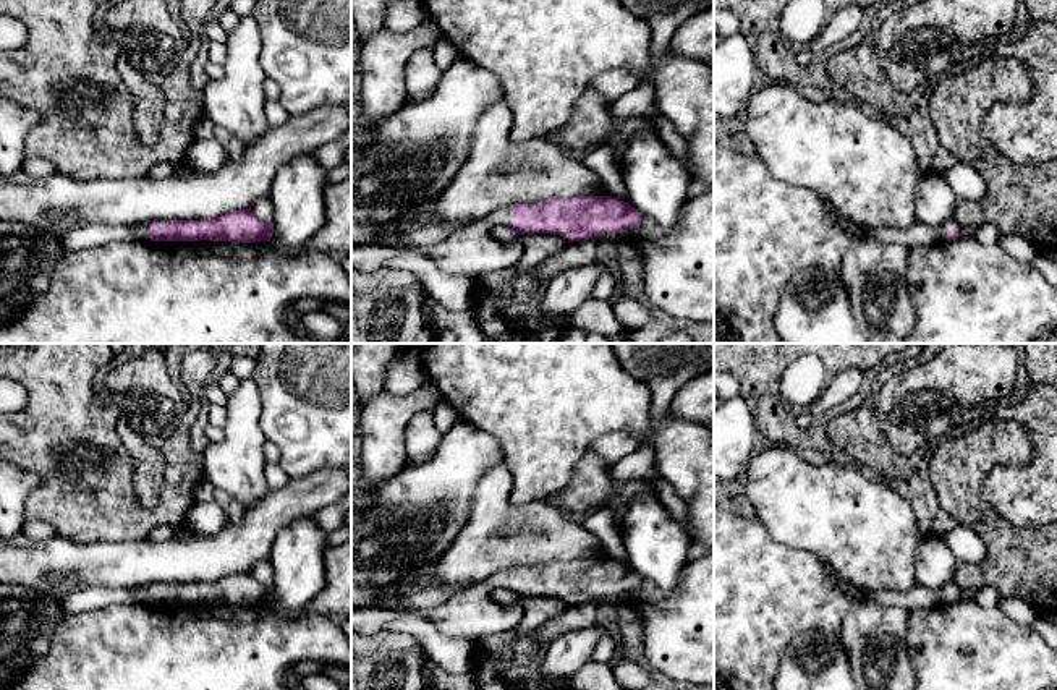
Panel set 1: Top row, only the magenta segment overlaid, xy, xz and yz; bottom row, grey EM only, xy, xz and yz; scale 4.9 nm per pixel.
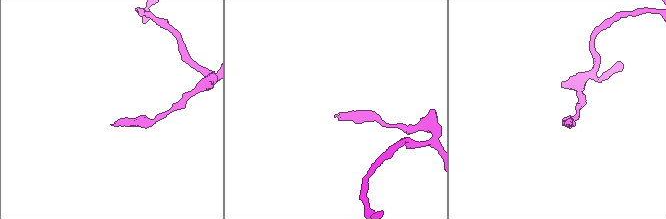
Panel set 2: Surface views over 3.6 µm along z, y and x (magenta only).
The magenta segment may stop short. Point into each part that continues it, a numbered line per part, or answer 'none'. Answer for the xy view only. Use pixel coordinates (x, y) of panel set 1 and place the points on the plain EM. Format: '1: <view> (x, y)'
1: xy (143, 592)

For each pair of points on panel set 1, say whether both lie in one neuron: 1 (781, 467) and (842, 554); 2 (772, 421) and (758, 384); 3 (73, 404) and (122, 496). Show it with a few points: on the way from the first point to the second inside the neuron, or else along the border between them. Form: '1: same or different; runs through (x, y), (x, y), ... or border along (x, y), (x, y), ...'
1: same; runs through (792, 488), (837, 533)
2: different; border along (776, 392), (766, 392), (755, 413)
3: same; runs through (73, 426), (73, 447), (99, 475)

